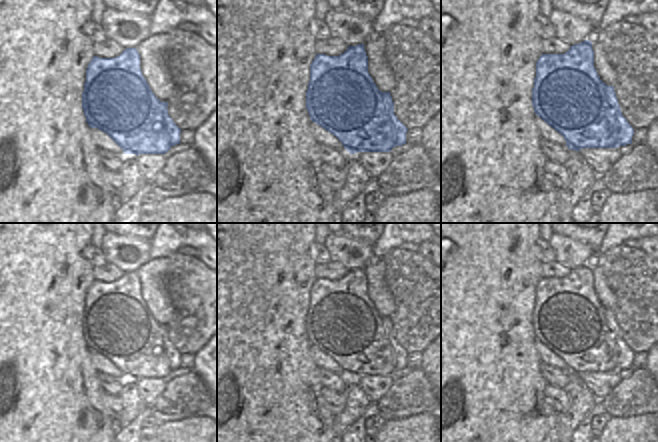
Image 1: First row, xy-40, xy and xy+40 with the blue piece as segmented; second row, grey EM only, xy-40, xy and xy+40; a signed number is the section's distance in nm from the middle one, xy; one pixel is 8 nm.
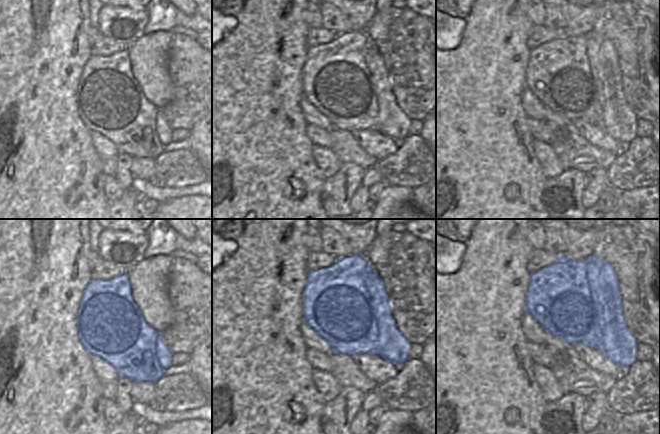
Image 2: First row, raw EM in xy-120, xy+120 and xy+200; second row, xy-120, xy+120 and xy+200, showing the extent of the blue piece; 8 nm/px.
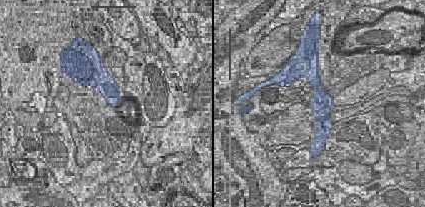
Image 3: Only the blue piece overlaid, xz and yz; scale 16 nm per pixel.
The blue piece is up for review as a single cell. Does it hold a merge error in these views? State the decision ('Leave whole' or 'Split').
Split

